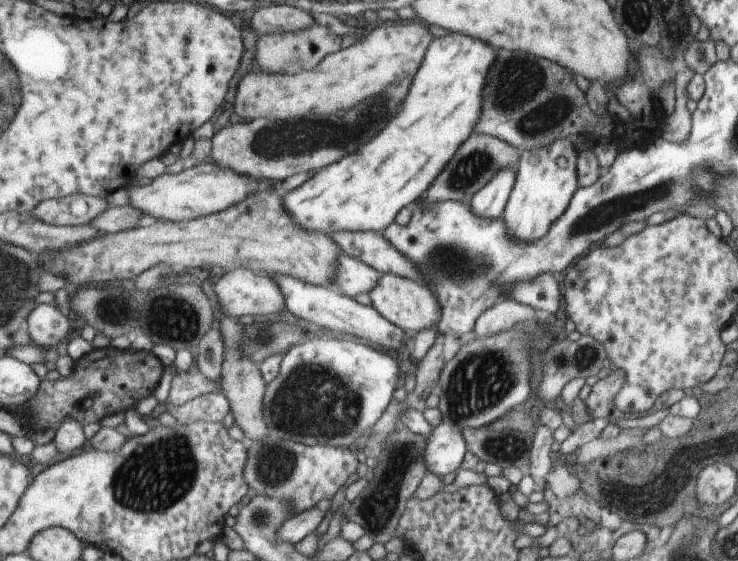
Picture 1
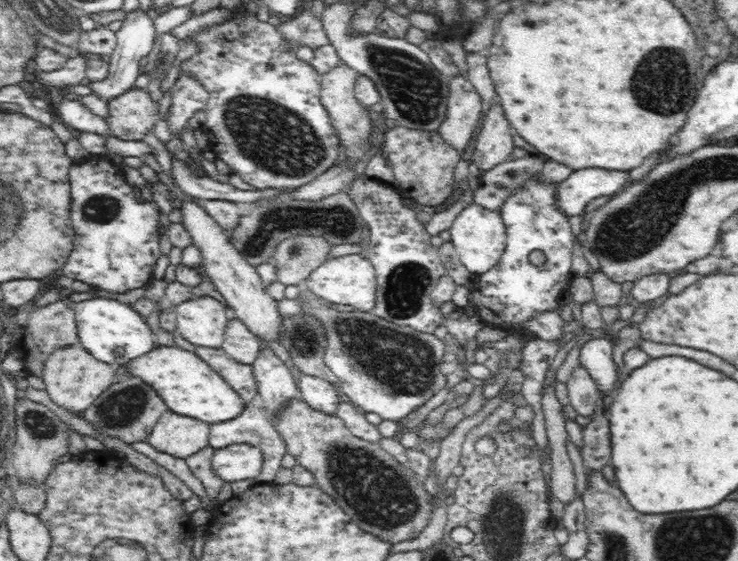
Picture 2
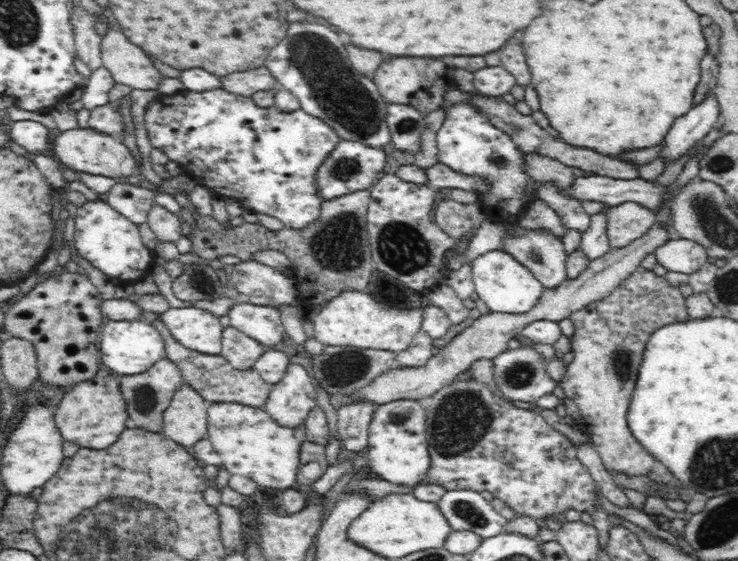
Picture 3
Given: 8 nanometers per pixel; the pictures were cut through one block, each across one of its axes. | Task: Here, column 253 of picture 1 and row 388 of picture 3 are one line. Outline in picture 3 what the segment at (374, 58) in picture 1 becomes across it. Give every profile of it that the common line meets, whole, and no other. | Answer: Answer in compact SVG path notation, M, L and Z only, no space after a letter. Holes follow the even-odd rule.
M100 369L90 380L66 390L54 415L63 440L98 450L104 450L116 442L118 435L129 425L129 415L117 379L118 375L110 369Z

